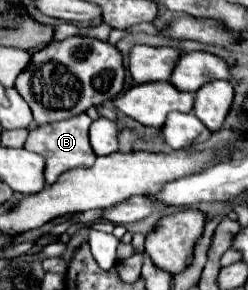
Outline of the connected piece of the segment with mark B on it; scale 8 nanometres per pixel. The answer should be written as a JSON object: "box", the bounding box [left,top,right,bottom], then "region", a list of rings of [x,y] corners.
{"box":[25,114,95,186],"region":[[[79,114],[79,116],[69,118],[69,120],[53,122],[47,126],[37,126],[29,132],[25,148],[29,152],[37,152],[45,158],[45,182],[47,182],[47,186],[51,186],[63,172],[67,172],[71,168],[79,168],[79,166],[91,166],[95,162],[95,154],[91,150],[89,136],[87,136],[89,124],[91,124],[91,118],[87,114]]]}

